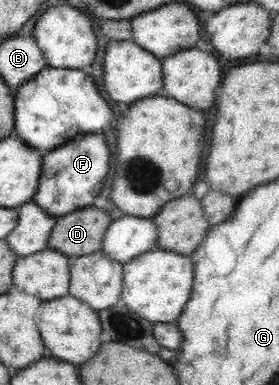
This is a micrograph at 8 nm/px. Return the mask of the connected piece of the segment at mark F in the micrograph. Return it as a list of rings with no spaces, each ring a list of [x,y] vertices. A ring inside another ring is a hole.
[[[83,134],[73,136],[68,142],[42,153],[42,170],[32,197],[36,207],[42,208],[52,218],[66,215],[76,208],[93,206],[92,198],[98,194],[105,182],[110,162],[110,152],[100,134]]]

